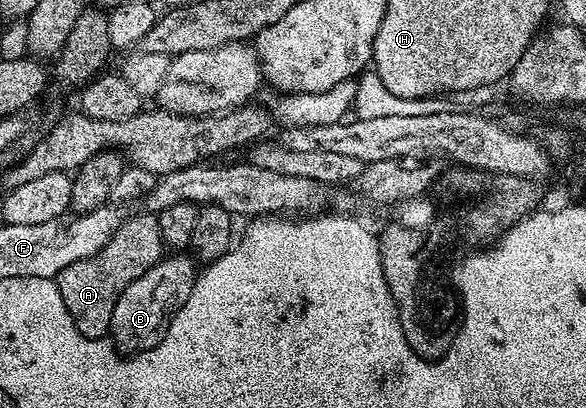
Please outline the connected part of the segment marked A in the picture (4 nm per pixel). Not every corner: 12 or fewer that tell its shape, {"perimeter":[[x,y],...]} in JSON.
{"perimeter":[[158,215],[126,217],[58,274],[84,341],[110,333],[118,296],[164,255]]}

